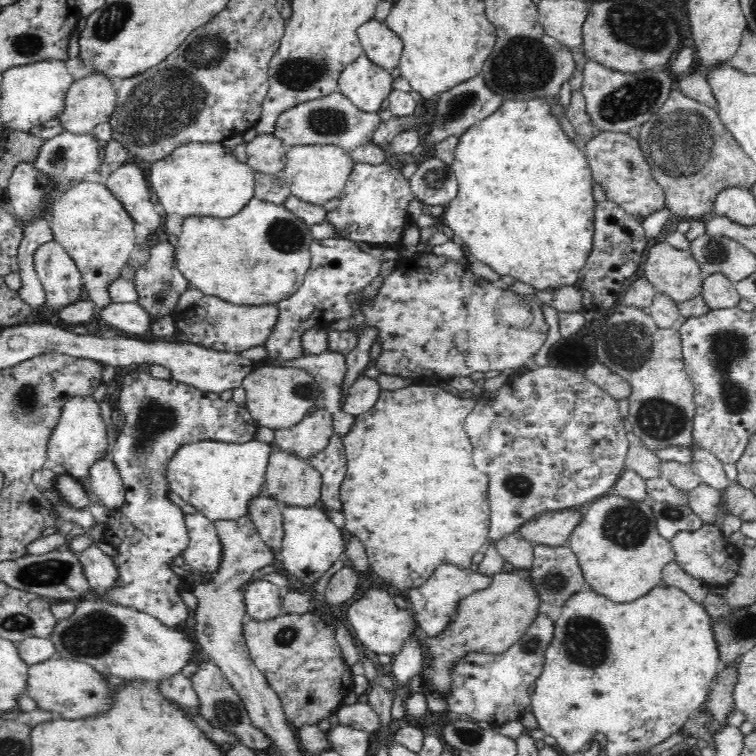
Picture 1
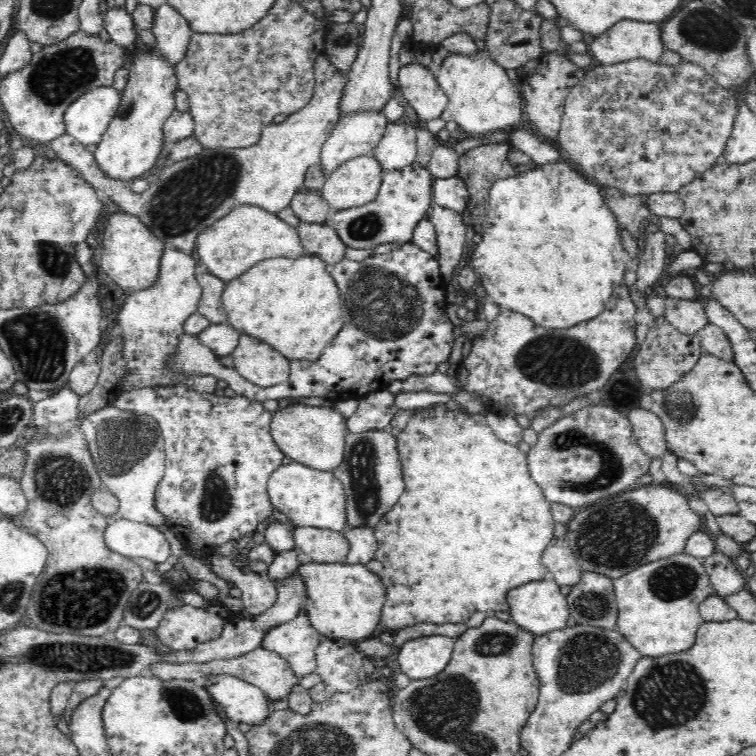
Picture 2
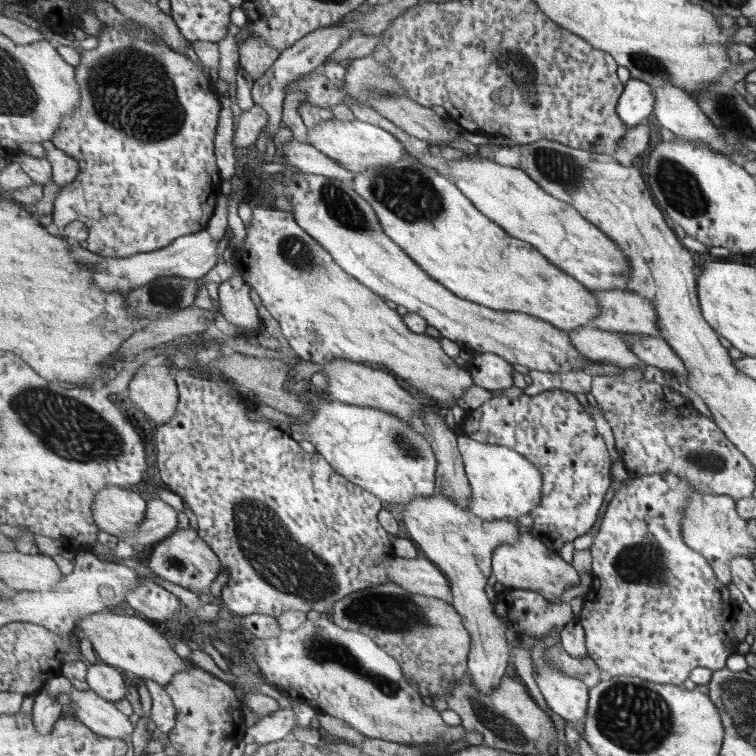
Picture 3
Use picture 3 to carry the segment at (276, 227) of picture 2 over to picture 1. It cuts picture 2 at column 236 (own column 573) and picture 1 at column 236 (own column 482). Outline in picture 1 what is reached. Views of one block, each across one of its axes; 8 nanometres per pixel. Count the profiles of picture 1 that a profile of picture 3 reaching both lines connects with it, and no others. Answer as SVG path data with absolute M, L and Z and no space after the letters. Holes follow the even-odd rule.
M188 141L151 162L150 175L147 177L164 212L178 214L182 218L188 215L226 218L255 196L253 170L224 150L227 145L224 141Z

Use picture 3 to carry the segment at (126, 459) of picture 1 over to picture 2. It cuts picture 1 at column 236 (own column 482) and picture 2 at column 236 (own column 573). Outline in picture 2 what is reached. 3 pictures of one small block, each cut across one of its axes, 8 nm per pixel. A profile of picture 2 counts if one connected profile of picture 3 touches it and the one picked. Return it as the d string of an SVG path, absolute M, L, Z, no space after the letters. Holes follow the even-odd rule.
M170 382L170 385L165 385L164 387L159 385L158 387L141 387L132 391L121 390L118 392L116 399L112 400L111 405L135 414L152 416L160 427L165 453L165 470L162 478L160 478L160 482L154 488L154 509L164 517L164 525L175 532L176 537L182 540L184 547L190 548L190 552L194 557L206 562L214 558L214 547L228 544L230 540L239 540L244 538L246 534L264 527L266 520L274 512L274 507L270 503L270 499L268 499L268 493L266 493L266 480L268 480L270 472L278 469L278 466L283 464L285 455L279 450L279 446L274 442L272 435L270 435L273 413L265 410L262 403L248 399L248 397L243 395L236 394L232 398L230 396L216 396L215 393L192 390L186 387L186 385L182 385L181 382Z

